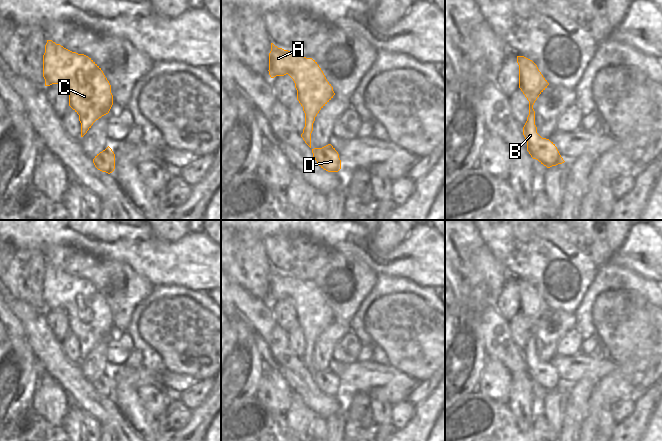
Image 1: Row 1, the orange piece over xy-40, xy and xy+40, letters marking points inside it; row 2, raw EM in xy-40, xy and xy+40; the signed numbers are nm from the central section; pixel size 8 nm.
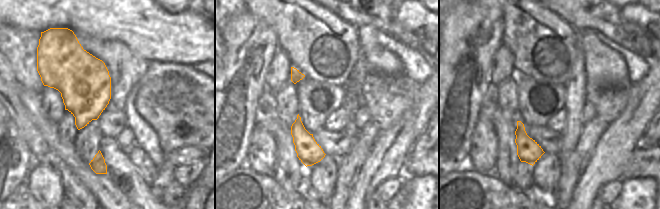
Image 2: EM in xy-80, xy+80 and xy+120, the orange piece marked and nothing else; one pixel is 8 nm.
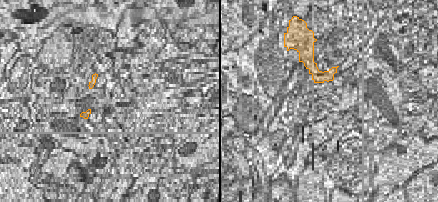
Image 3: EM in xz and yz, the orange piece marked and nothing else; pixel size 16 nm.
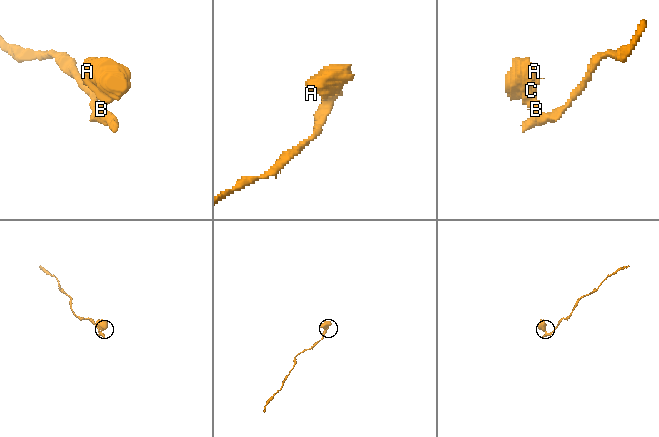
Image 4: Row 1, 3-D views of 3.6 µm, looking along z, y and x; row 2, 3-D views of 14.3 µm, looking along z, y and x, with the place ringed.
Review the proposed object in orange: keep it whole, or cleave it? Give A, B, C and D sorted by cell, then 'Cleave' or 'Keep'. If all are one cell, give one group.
Groups: A B C D. Keep.

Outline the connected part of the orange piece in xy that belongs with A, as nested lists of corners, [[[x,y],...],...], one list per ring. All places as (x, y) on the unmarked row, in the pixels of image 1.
[[[273,267],[269,277],[268,295],[271,302],[288,298],[293,303],[297,324],[305,337],[305,351],[301,361],[311,372],[315,341],[335,319],[333,311],[315,284],[278,272]]]

